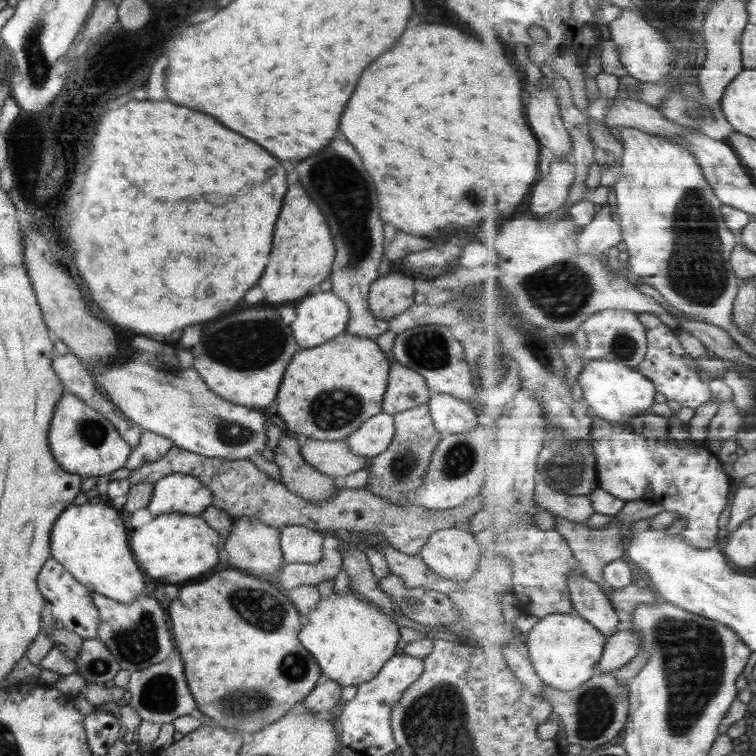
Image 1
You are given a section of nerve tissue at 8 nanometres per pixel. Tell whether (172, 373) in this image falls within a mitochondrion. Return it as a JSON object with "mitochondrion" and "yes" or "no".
{"mitochondrion":"yes"}

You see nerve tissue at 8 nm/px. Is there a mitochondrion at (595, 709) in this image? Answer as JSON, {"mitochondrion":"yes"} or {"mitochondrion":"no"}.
{"mitochondrion":"yes"}

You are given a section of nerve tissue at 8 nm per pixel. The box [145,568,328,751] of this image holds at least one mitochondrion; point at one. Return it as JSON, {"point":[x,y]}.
{"point":[256,606]}

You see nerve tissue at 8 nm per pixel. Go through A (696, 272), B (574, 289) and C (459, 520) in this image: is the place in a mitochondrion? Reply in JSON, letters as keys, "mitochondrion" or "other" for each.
{"A":"mitochondrion","B":"mitochondrion","C":"other"}

